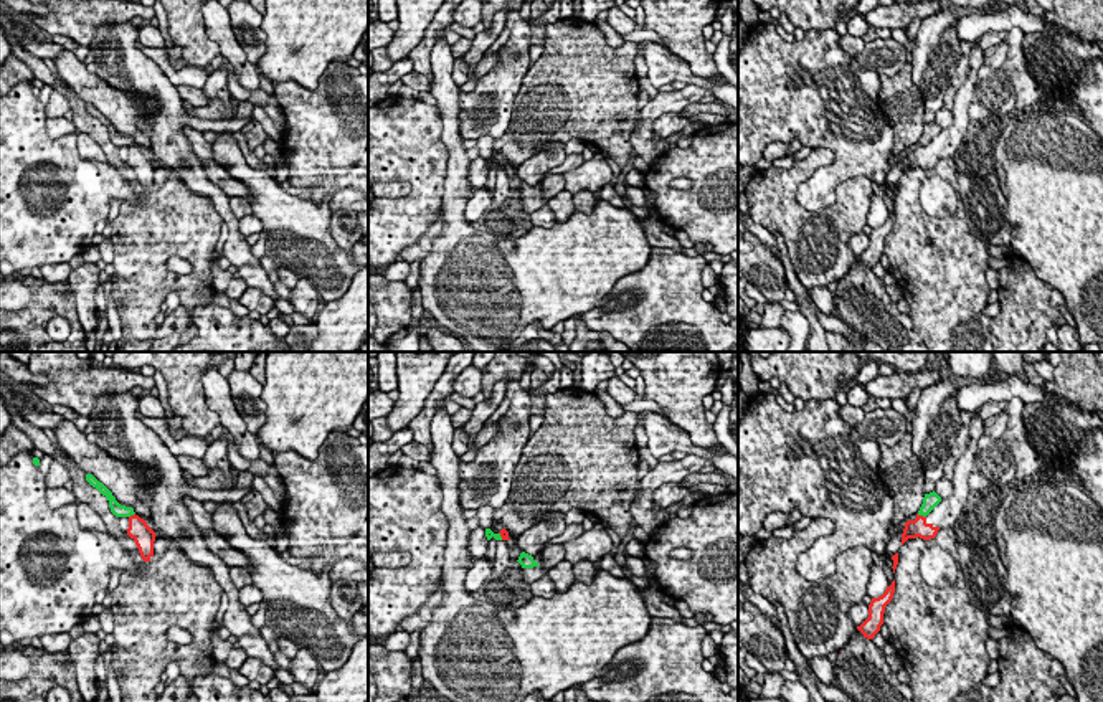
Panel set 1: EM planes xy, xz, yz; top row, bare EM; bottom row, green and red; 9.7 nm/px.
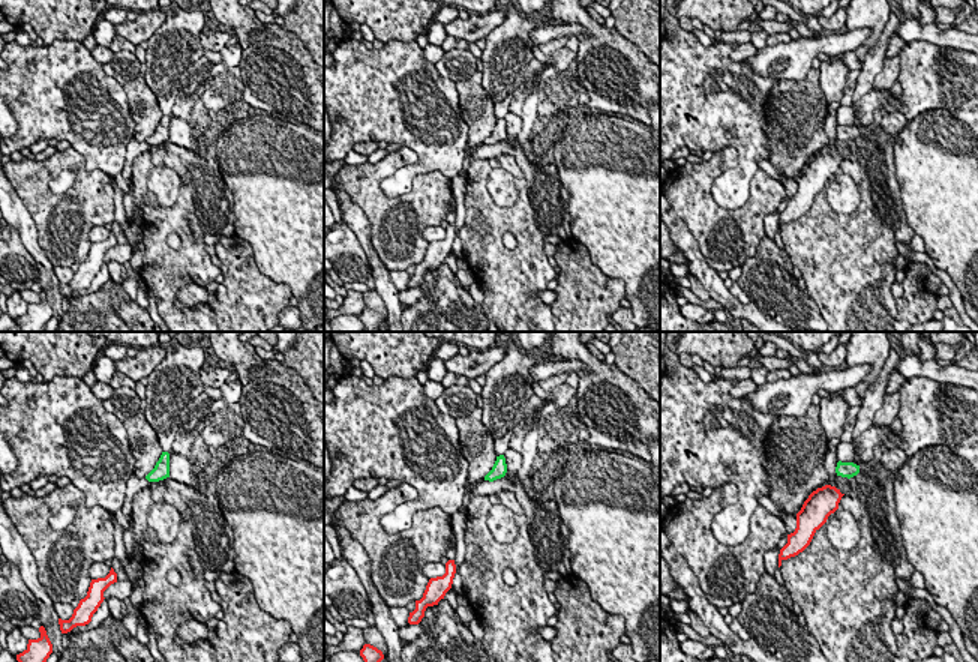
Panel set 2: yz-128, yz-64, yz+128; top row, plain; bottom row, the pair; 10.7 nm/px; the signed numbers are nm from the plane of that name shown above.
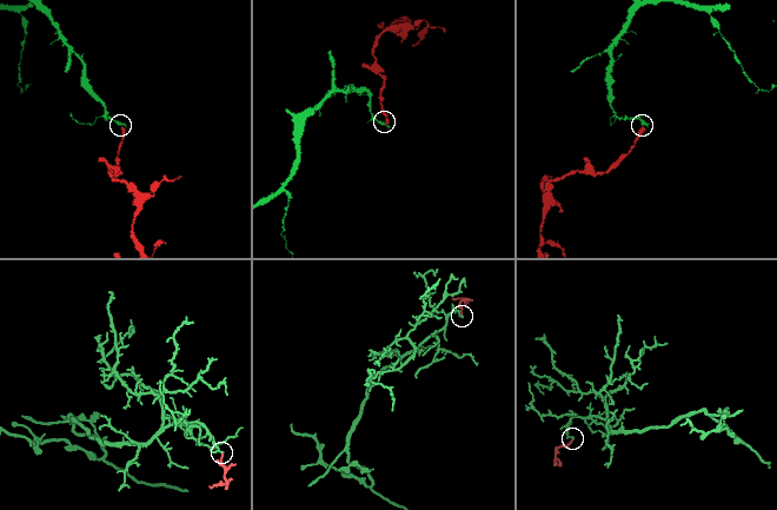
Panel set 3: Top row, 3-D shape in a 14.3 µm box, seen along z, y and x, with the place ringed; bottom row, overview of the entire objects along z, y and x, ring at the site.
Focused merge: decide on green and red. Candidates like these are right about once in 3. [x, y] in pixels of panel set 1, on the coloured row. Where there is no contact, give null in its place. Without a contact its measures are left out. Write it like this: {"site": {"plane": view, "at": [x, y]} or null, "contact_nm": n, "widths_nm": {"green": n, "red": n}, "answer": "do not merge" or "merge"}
{"site": {"plane": "yz", "at": [922, 514]}, "contact_nm": 100, "widths_nm": {"green": 160, "red": 190}, "answer": "do not merge"}

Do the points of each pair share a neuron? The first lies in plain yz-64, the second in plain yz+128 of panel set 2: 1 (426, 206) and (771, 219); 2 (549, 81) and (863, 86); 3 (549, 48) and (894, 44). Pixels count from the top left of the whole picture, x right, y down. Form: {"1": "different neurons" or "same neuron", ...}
{"1": "different neurons", "2": "different neurons", "3": "same neuron"}

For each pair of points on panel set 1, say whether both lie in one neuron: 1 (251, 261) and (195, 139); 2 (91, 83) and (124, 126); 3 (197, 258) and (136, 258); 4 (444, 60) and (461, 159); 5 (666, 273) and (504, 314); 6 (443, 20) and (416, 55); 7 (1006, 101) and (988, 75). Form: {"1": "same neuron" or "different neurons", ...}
{"1": "different neurons", "2": "same neuron", "3": "same neuron", "4": "same neuron", "5": "different neurons", "6": "same neuron", "7": "same neuron"}

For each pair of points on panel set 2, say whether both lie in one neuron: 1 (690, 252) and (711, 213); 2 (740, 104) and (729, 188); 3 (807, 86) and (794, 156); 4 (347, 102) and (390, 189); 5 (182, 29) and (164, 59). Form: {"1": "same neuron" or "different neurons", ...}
{"1": "different neurons", "2": "same neuron", "3": "same neuron", "4": "same neuron", "5": "same neuron"}

